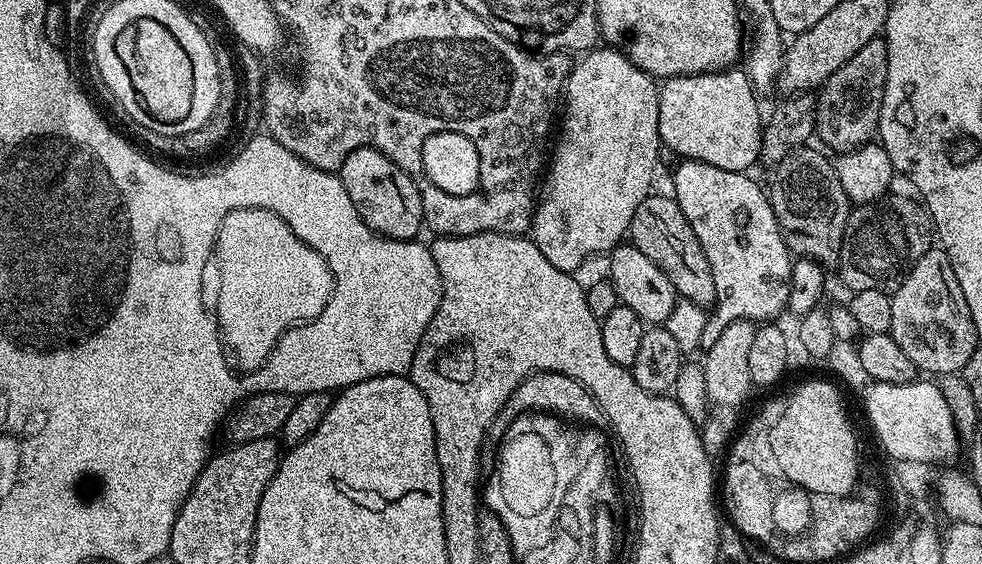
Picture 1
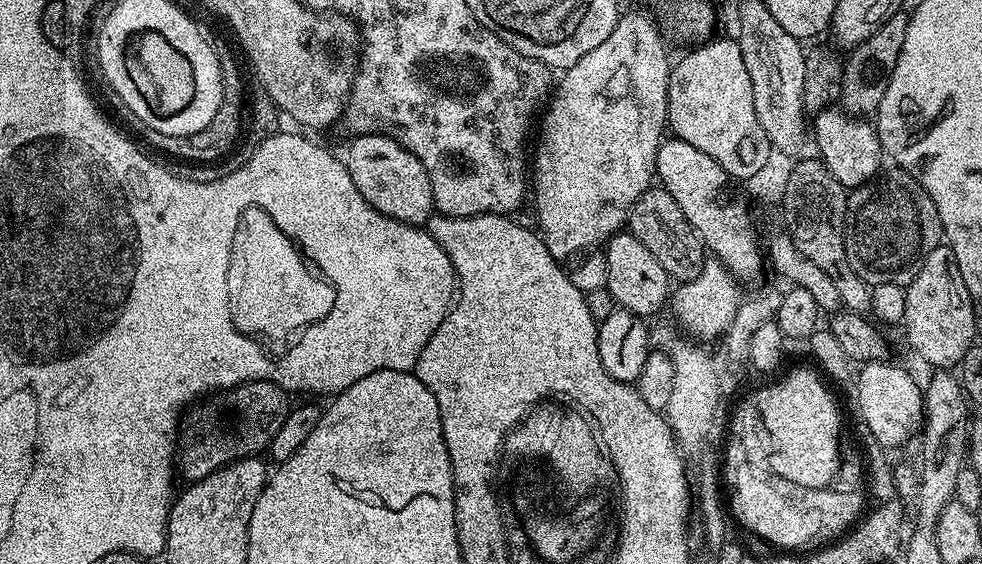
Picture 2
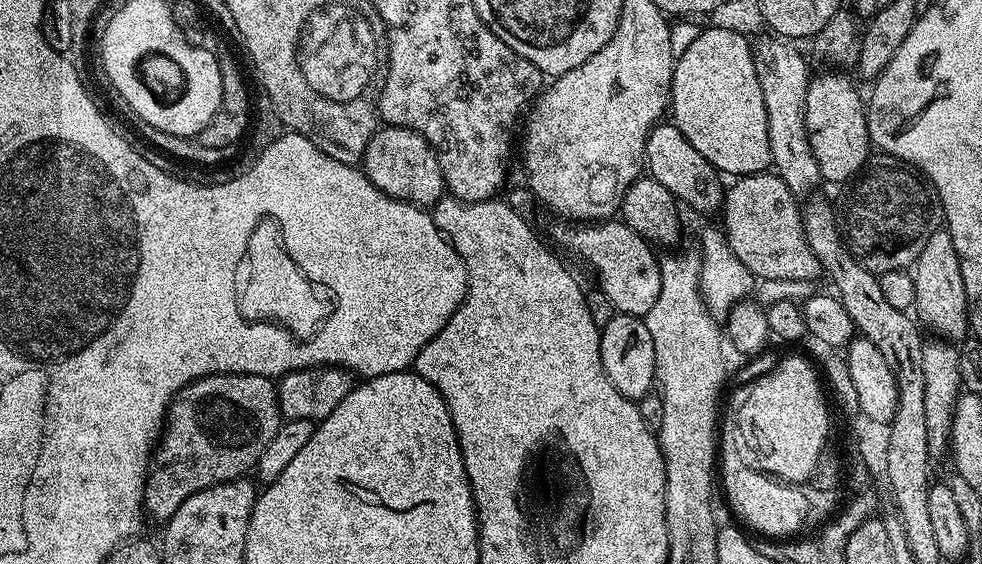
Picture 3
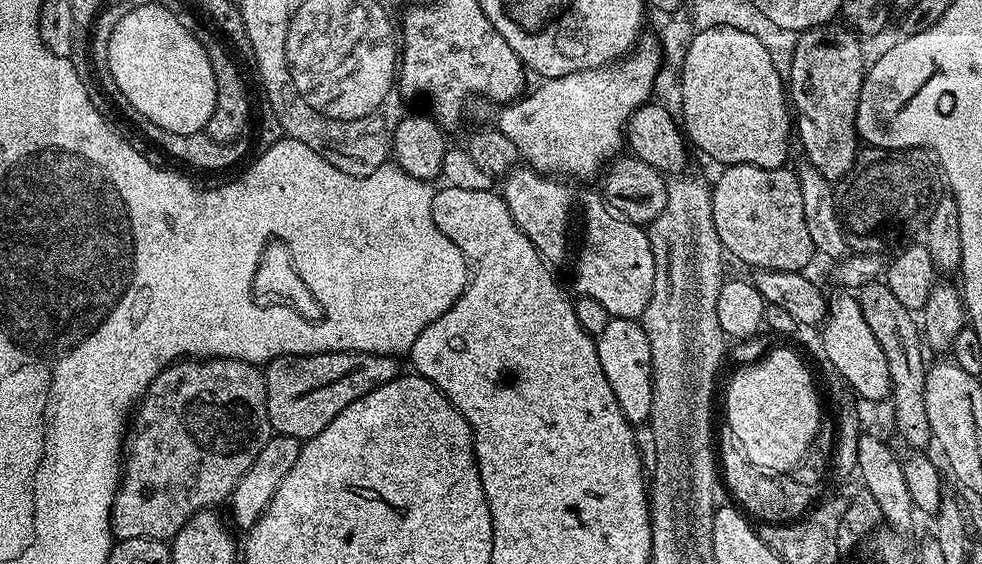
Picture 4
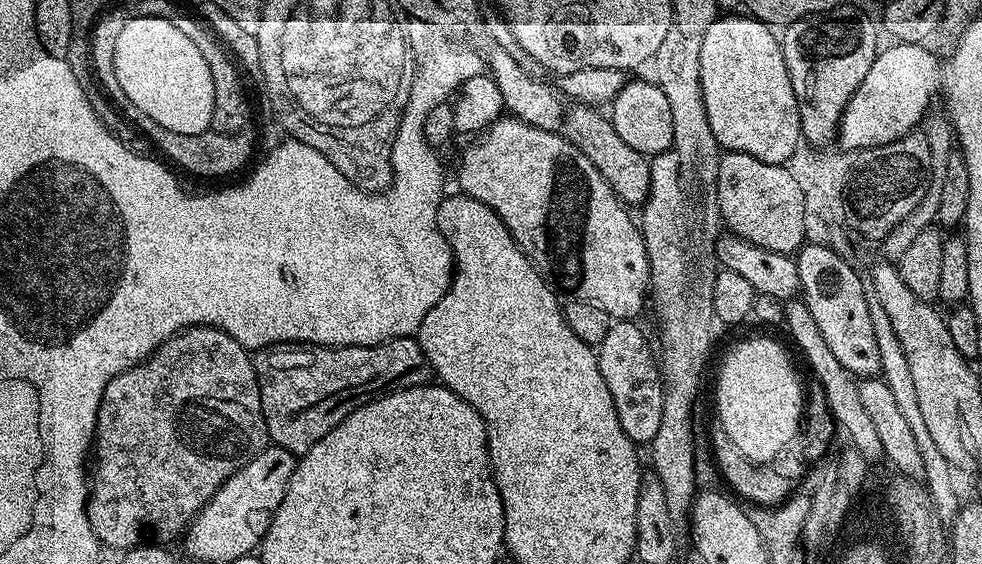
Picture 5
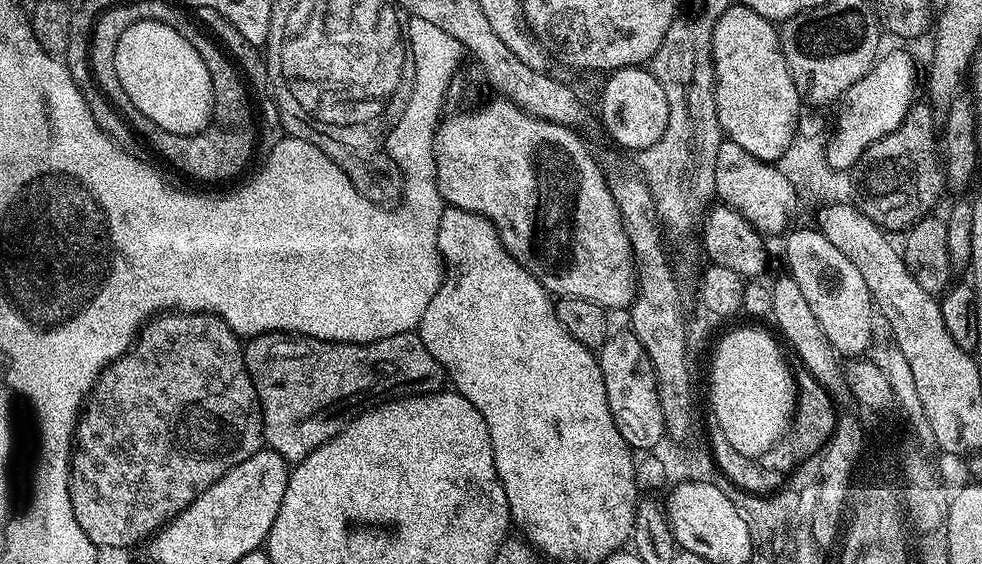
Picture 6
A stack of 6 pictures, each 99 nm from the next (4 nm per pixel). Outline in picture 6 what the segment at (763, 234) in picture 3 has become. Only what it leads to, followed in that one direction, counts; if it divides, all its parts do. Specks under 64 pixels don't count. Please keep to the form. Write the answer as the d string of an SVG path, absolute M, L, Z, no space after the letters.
M721 139L718 162L714 162L714 186L716 196L729 208L742 214L742 218L746 218L746 222L750 222L757 232L783 233L789 227L788 219L792 216L798 191L782 176L775 163L754 158L754 154L742 150L738 142Z

